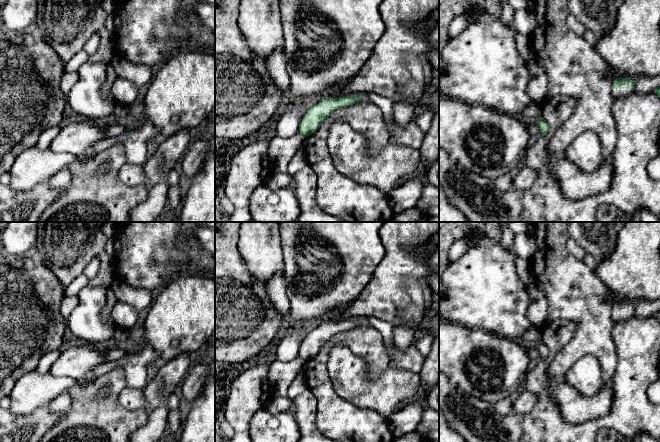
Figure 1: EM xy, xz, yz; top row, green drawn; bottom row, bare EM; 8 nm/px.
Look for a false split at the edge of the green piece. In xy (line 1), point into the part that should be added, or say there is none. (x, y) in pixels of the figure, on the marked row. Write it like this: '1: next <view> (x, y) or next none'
1: next none

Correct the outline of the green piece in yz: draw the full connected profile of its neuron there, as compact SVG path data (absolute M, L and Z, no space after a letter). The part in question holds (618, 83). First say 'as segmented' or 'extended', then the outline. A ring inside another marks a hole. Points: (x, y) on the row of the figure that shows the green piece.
extended; M616 78L612 84L612 95L615 98L634 92L635 80L630 78Z

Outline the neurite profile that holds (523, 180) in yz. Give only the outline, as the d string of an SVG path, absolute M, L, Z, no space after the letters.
M525 166L515 172L513 177L513 189L519 191L529 190L537 179L537 171Z

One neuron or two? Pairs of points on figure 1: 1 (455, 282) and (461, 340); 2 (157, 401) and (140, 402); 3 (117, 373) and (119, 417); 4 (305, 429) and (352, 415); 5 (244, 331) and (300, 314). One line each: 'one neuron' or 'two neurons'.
1: two neurons
2: two neurons
3: one neuron
4: two neurons
5: two neurons

